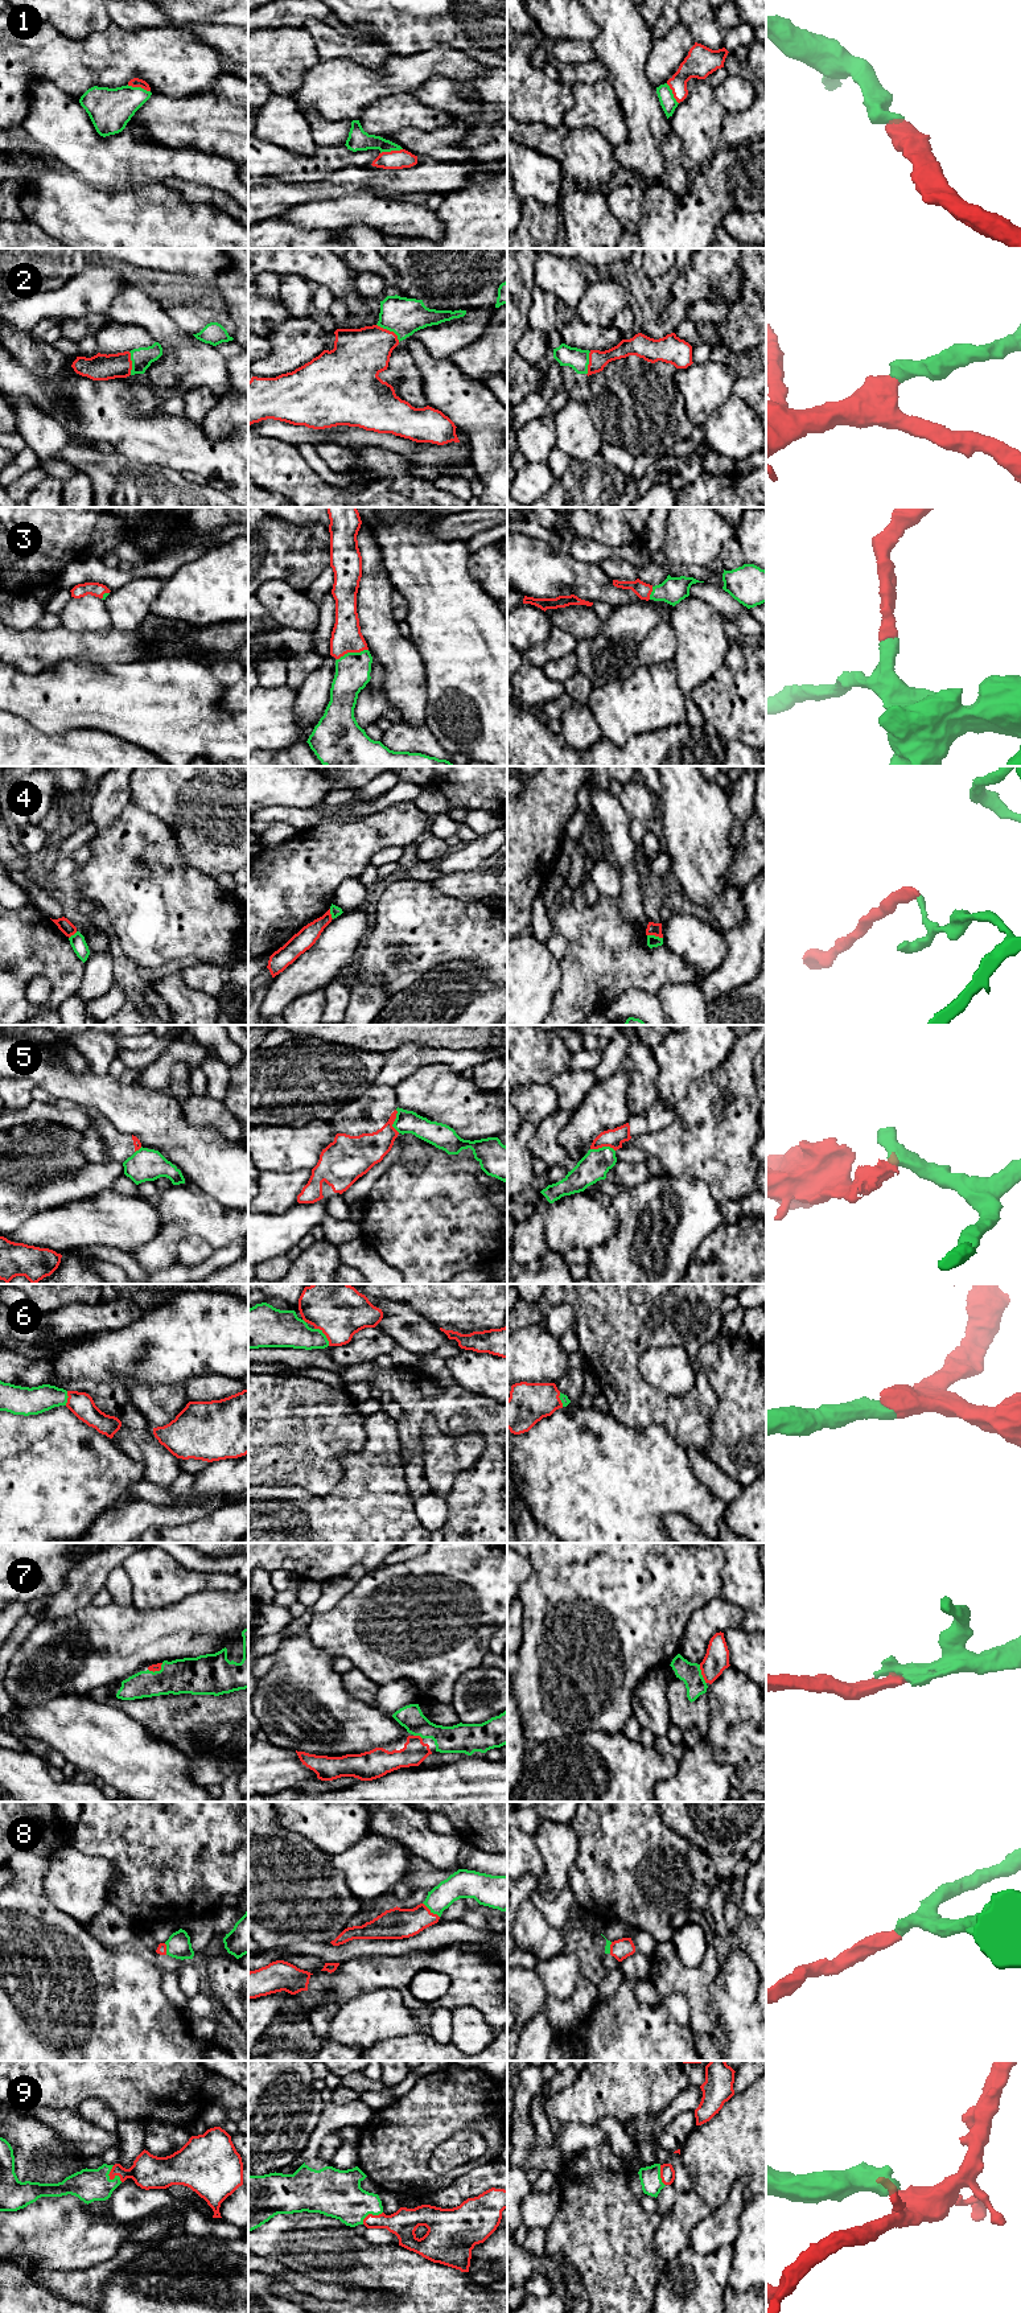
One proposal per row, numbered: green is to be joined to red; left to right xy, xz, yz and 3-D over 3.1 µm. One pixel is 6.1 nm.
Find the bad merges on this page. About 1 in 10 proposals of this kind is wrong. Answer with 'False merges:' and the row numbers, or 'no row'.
False merges: 4, 5

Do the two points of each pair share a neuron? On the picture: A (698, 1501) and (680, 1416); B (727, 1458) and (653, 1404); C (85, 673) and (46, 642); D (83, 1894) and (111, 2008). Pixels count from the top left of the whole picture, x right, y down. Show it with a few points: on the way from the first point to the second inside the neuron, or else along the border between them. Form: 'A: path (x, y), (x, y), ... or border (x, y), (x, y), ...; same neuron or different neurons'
A: border (663, 1427), (684, 1449); different neurons
B: border (713, 1414), (709, 1420), (709, 1441), (703, 1455); different neurons
C: border (101, 663), (61, 661), (41, 671); different neurons
D: border (57, 1908), (83, 1925); different neurons

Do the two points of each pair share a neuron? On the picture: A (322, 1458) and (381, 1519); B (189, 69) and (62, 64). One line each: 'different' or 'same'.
A: different
B: same

